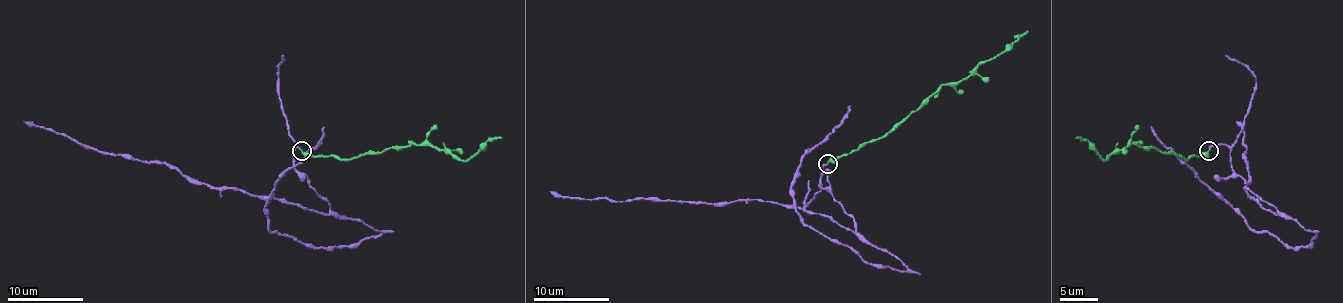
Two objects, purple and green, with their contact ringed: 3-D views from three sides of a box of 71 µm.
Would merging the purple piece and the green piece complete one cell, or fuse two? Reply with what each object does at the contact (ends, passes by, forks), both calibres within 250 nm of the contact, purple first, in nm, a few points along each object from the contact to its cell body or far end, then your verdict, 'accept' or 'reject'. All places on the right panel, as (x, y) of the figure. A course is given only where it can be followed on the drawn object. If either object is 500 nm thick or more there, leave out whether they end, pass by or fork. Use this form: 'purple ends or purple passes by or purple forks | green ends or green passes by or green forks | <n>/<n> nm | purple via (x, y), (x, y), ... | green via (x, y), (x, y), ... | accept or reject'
purple ends | green ends | 190/280 nm | purple via (1209, 150), (1225, 144), (1230, 167), (1265, 201), (1314, 232), (1308, 245), (1289, 247), (1251, 228), (1150, 127) | green via (1209, 150), (1204, 155), (1185, 159), (1177, 153), (1131, 144), (1103, 159), (1088, 140), (1076, 136) | accept

